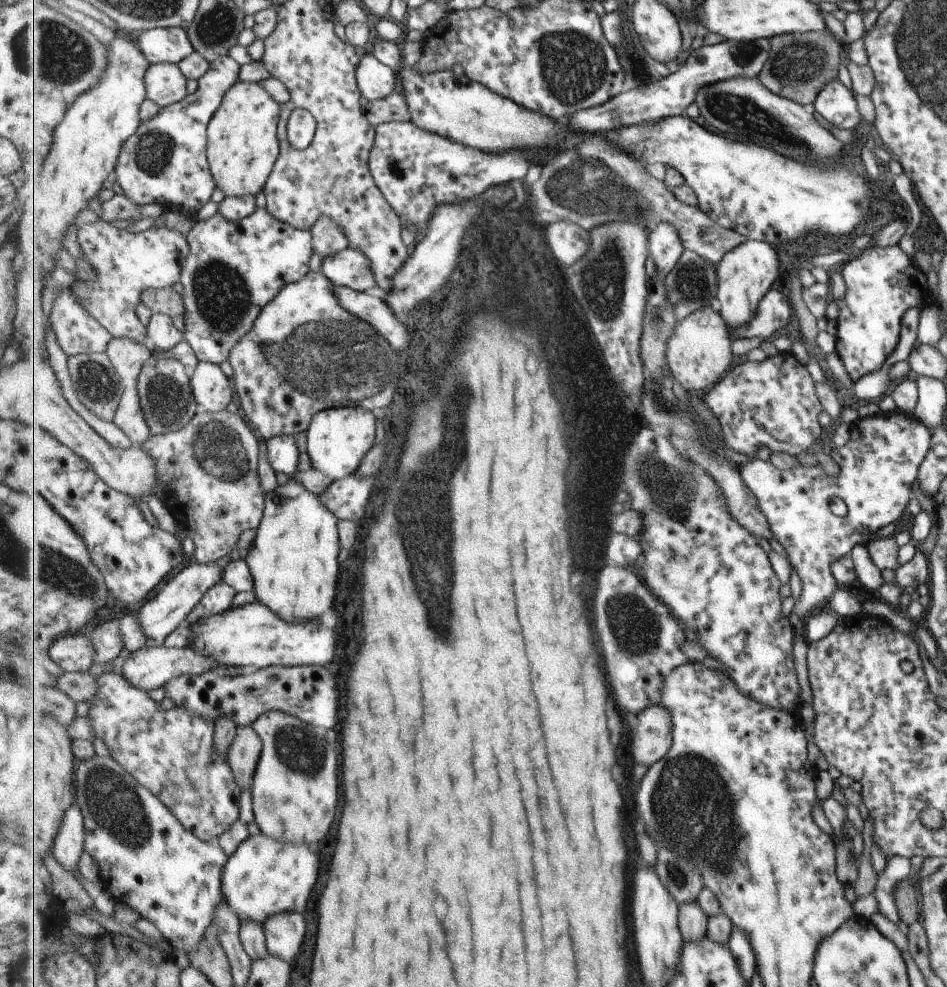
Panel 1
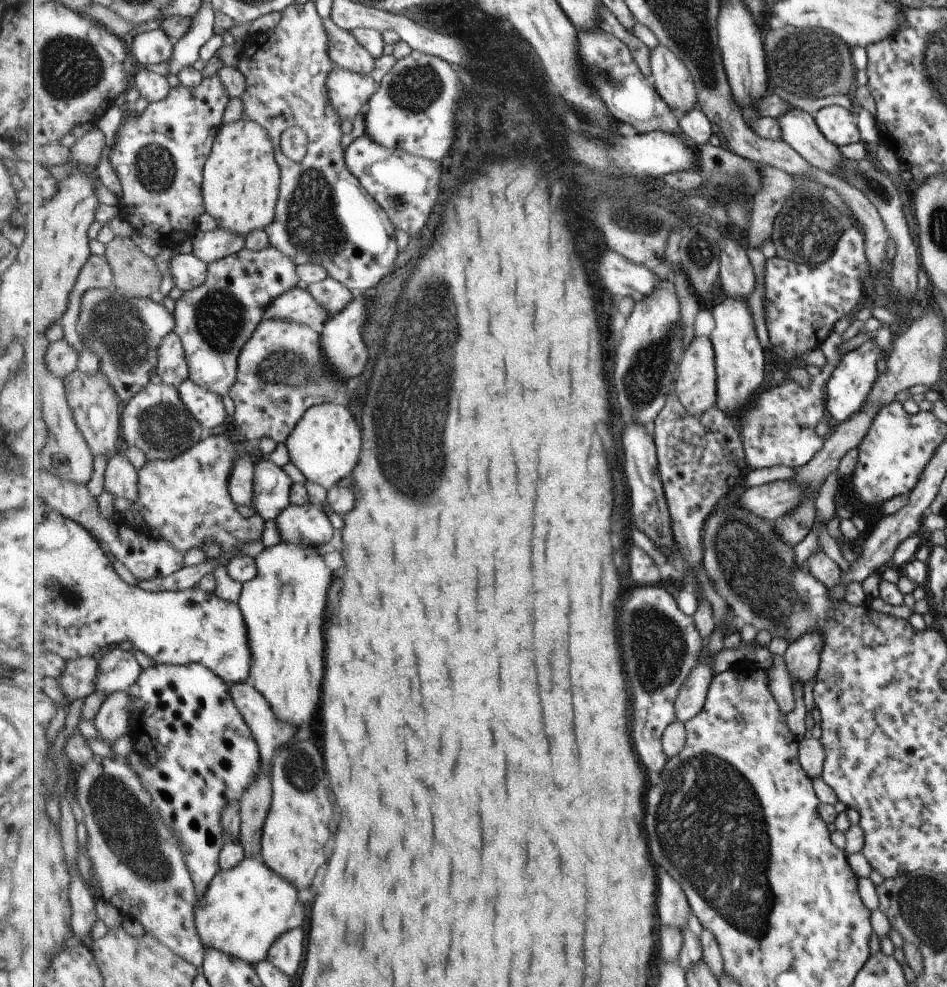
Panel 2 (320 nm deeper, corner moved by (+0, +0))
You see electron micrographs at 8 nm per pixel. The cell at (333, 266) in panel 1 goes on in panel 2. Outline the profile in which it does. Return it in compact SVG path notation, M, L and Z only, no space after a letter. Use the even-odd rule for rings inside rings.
M329 277L323 282L311 285L307 288L310 293L330 311L330 316L334 317L347 308L356 296L342 282Z

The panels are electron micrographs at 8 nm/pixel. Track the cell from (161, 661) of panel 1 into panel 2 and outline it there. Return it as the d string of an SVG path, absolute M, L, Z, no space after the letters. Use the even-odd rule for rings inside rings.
M129 690L119 691L105 698L94 717L99 739L113 746L121 737L130 734Z

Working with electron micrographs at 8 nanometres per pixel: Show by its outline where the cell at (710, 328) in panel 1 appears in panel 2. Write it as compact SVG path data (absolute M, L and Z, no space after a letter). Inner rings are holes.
M696 336L686 348L680 366L680 374L675 378L676 393L689 414L693 416L704 415L718 402L717 354L712 340Z

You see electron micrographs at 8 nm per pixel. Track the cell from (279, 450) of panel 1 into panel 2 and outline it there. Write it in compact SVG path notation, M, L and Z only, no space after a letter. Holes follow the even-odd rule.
M271 460L261 461L256 465L253 509L262 521L275 521L292 504L290 494L293 485L291 478Z

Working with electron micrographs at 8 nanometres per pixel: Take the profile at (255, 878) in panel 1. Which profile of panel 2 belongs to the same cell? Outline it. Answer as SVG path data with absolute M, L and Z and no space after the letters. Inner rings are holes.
M261 853L246 857L231 870L221 868L196 908L195 922L206 950L217 949L253 966L268 960L274 942L305 920L298 888L274 873Z

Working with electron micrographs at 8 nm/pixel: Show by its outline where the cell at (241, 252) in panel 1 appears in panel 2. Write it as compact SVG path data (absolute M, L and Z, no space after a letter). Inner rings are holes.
M268 244L259 251L243 249L239 254L208 265L208 280L184 296L175 304L177 326L174 330L180 337L190 368L190 378L221 396L230 394L238 377L238 360L246 342L264 319L264 314L288 290L299 282L298 264L283 254L276 246Z

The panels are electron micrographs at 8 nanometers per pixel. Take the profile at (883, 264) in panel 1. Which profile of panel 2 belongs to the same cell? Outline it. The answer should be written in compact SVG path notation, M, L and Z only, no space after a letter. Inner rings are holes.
M867 340L857 350L846 352L835 365L826 382L826 407L829 416L835 422L842 423L864 403L877 374L877 360L885 357L885 351L875 346L873 340Z

